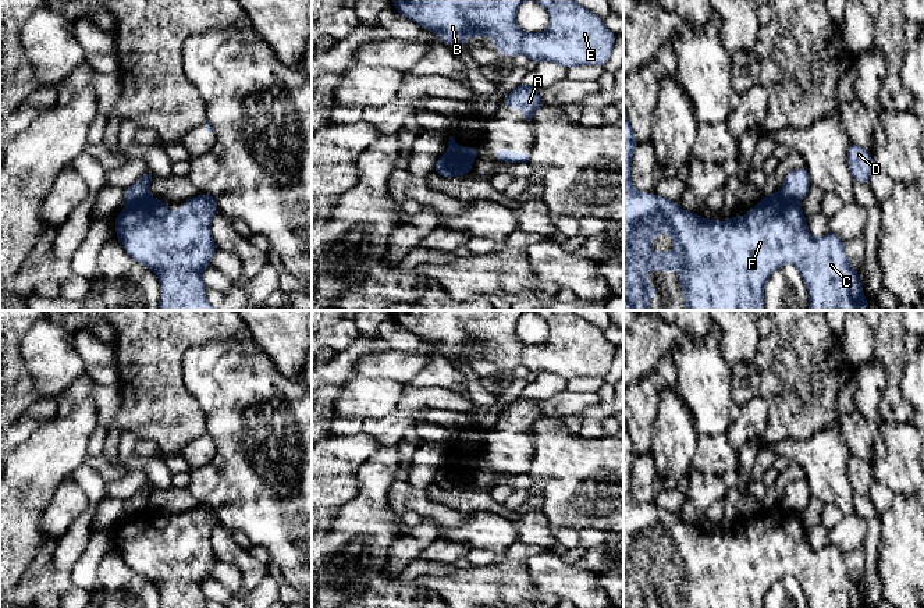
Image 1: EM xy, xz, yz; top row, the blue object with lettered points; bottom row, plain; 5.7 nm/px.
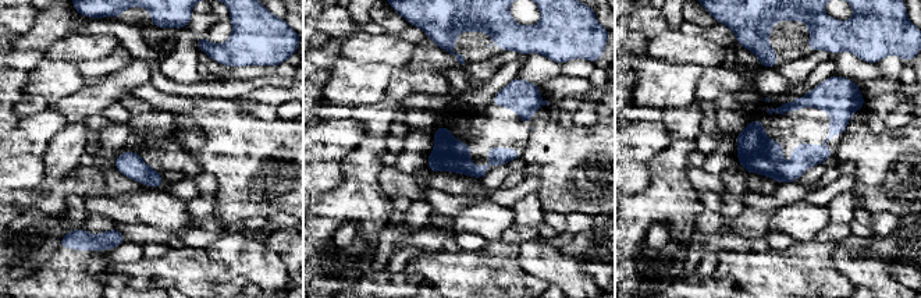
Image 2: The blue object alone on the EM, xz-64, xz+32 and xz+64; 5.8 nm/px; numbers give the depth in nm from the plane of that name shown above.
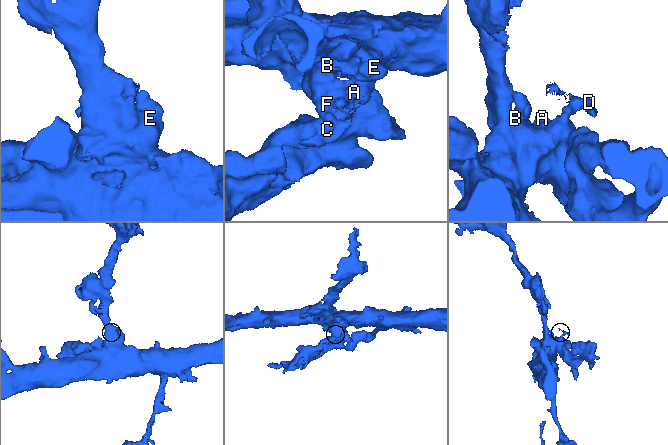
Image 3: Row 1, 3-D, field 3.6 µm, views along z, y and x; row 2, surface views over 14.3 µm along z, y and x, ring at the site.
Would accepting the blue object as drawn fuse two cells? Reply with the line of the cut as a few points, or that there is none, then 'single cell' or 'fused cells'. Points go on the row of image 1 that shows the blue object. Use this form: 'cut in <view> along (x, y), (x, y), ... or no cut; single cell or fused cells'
cut in xy along (149, 195), (125, 206); fused cells

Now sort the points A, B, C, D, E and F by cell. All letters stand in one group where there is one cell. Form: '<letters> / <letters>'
A B C E F / D

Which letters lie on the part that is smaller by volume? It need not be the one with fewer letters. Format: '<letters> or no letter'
D

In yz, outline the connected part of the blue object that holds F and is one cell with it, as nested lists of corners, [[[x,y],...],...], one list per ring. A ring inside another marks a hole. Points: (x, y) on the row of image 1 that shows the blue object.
[[[623,104],[623,310],[651,310],[650,296],[658,296],[658,288],[644,278],[650,269],[657,273],[678,271],[683,289],[683,310],[764,310],[764,289],[771,274],[785,263],[792,263],[803,278],[808,295],[808,310],[870,310],[857,270],[846,255],[846,243],[839,235],[828,231],[813,238],[806,216],[799,203],[767,193],[747,216],[733,216],[728,221],[706,220],[699,213],[685,211],[676,200],[643,193],[630,179],[632,157],[637,141]],[[665,231],[672,238],[676,252],[651,252],[653,239]]]

